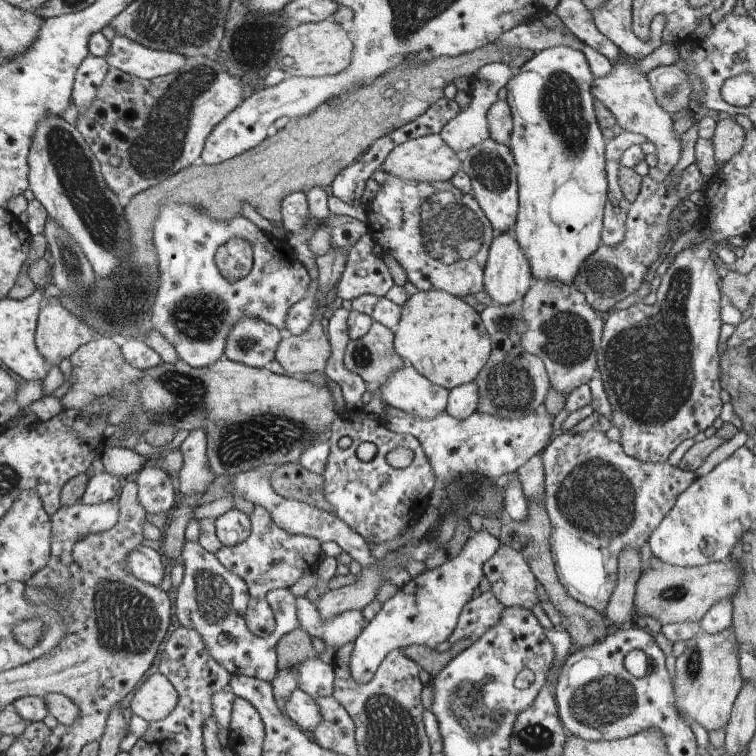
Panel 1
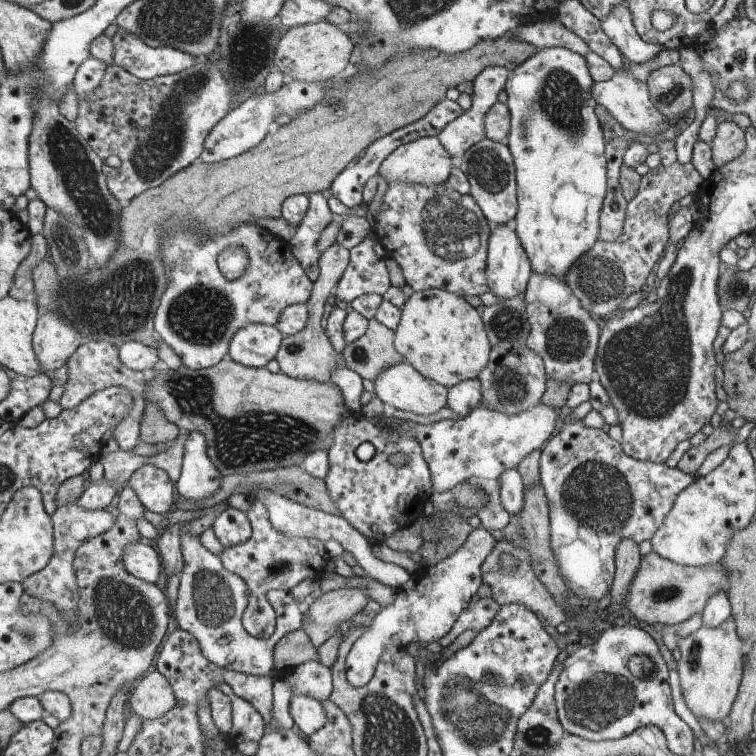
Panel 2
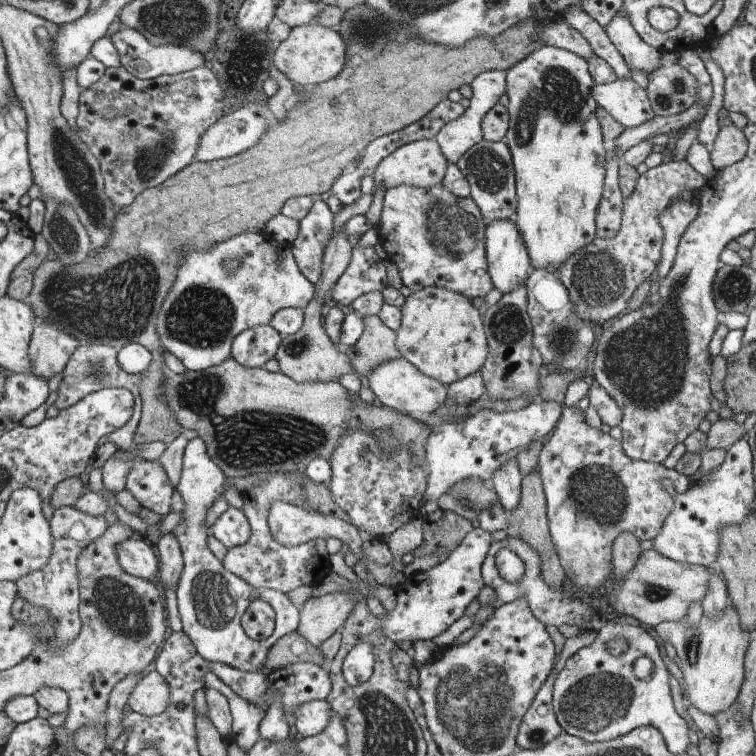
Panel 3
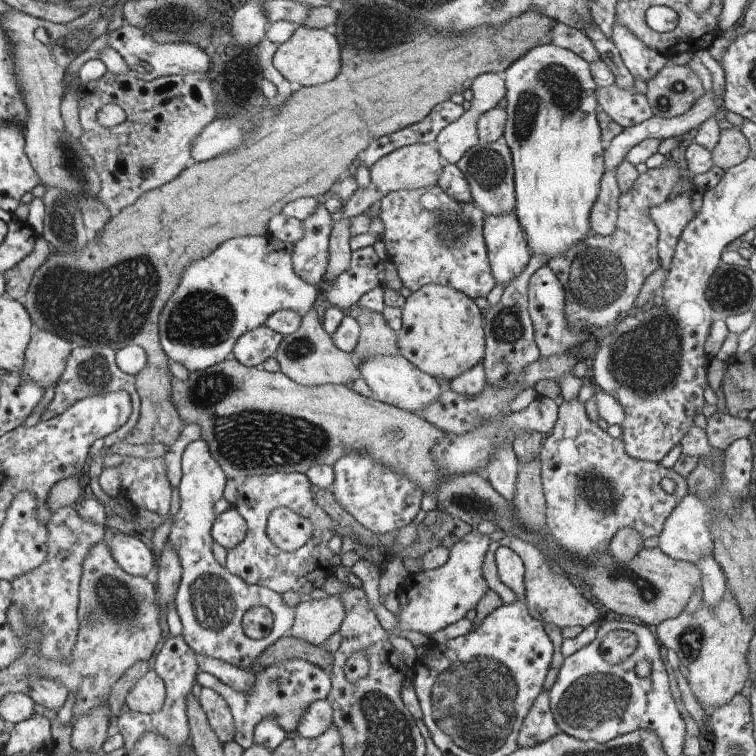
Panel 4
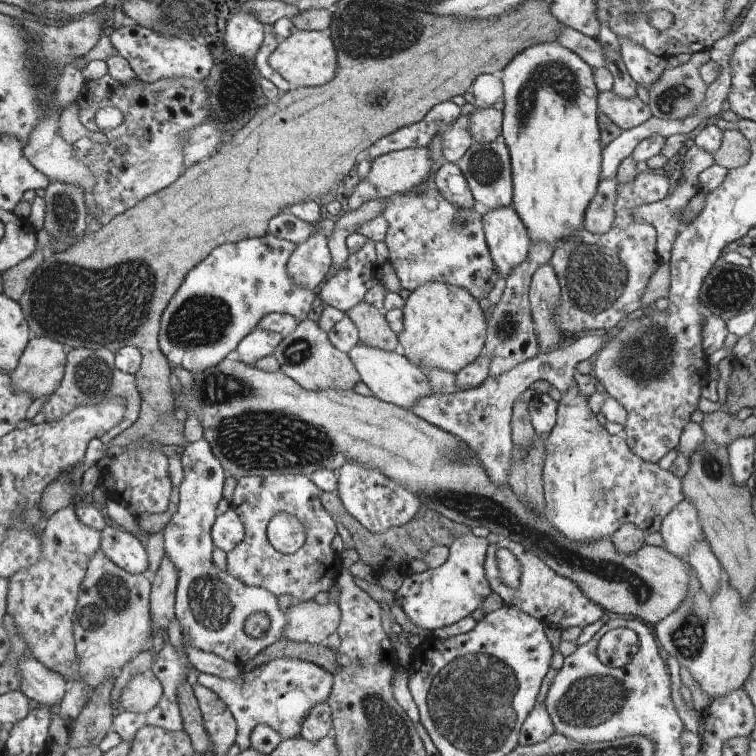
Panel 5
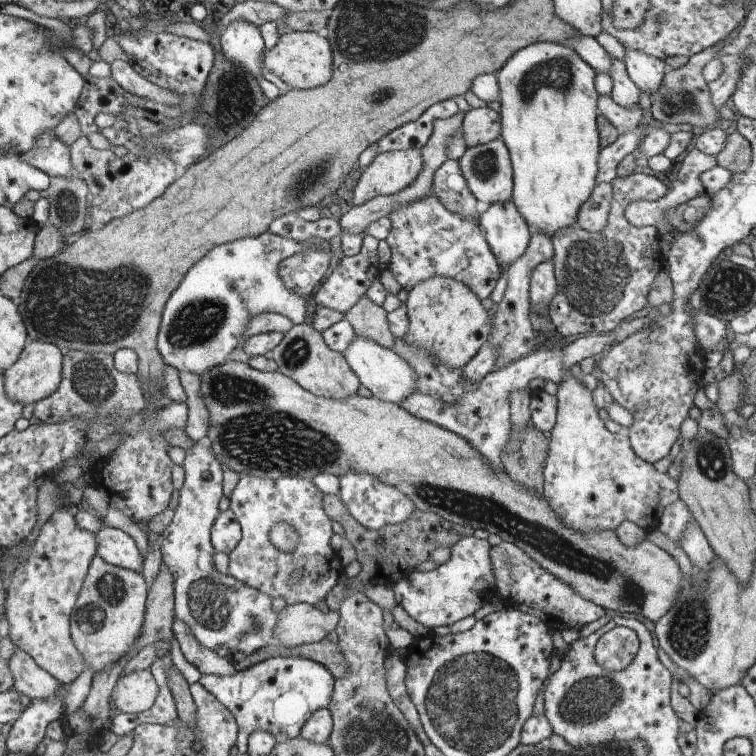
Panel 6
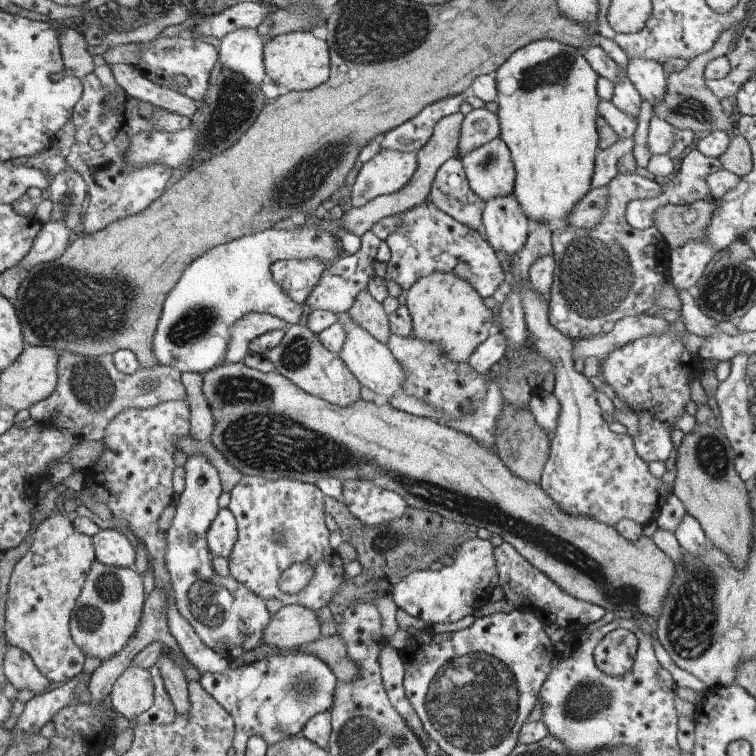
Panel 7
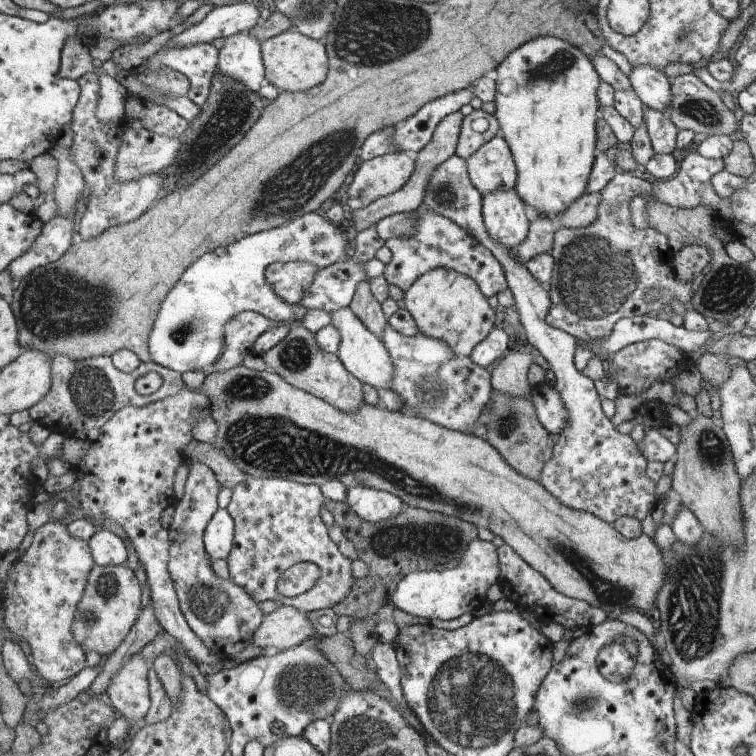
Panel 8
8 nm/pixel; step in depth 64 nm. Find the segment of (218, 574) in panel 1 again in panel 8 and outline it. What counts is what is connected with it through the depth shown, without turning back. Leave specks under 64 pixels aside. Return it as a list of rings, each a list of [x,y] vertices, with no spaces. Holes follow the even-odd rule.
[[[204,463],[188,464],[189,474],[184,488],[184,496],[175,506],[170,533],[172,539],[171,561],[167,564],[171,572],[175,591],[178,593],[179,608],[190,629],[214,654],[224,652],[230,644],[252,645],[255,632],[264,622],[258,600],[246,589],[215,574],[214,563],[204,547],[204,532],[218,510],[216,496],[220,492],[220,481]]]

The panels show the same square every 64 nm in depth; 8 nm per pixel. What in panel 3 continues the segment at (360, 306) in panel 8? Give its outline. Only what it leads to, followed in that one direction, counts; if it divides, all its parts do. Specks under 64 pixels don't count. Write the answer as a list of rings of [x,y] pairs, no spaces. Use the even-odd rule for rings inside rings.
[[[378,315],[361,316],[365,324],[362,336],[345,352],[351,358],[355,372],[365,375],[384,361],[400,358],[396,346],[397,334]]]

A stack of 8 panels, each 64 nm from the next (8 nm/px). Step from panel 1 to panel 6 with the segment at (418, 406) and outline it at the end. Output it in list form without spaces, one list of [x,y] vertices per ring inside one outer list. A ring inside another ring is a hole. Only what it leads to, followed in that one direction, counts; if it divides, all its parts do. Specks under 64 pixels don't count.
[[[356,335],[343,354],[362,384],[380,401],[400,405],[404,398],[419,392],[416,370],[393,349],[384,348],[370,338]]]

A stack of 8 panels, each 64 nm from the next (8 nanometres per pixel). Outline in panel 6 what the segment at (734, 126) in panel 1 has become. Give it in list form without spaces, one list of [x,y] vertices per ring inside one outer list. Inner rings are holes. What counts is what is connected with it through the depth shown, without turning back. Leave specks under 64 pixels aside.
[[[740,132],[726,134],[724,150],[716,157],[717,165],[731,173],[744,172],[751,162],[751,145]]]

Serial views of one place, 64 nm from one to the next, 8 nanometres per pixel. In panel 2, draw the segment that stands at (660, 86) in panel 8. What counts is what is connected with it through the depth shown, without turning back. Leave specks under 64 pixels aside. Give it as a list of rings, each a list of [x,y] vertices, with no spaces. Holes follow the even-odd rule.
[[[627,2],[616,5],[601,22],[602,30],[622,53],[627,64],[651,61],[661,51],[660,45],[642,40],[634,26]]]

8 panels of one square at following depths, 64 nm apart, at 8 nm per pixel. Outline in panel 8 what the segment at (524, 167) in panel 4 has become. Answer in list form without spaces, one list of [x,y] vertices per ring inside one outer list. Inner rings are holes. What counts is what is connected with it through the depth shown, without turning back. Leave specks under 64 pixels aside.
[[[540,36],[526,42],[526,44],[522,44],[520,48],[504,59],[503,63],[499,64],[496,72],[498,74],[498,80],[496,80],[498,95],[494,100],[496,113],[493,116],[499,121],[500,134],[502,138],[506,140],[517,168],[518,179],[515,187],[516,193],[519,194],[520,200],[524,200],[524,202],[528,204],[531,213],[534,215],[544,213],[548,217],[554,218],[560,215],[562,211],[568,210],[580,196],[583,196],[585,192],[587,192],[588,180],[591,178],[592,168],[594,167],[596,159],[594,150],[596,150],[596,144],[598,144],[598,140],[596,140],[596,112],[598,112],[596,90],[600,88],[601,77],[599,76],[599,72],[596,72],[592,60],[590,60],[582,50],[554,36]]]

